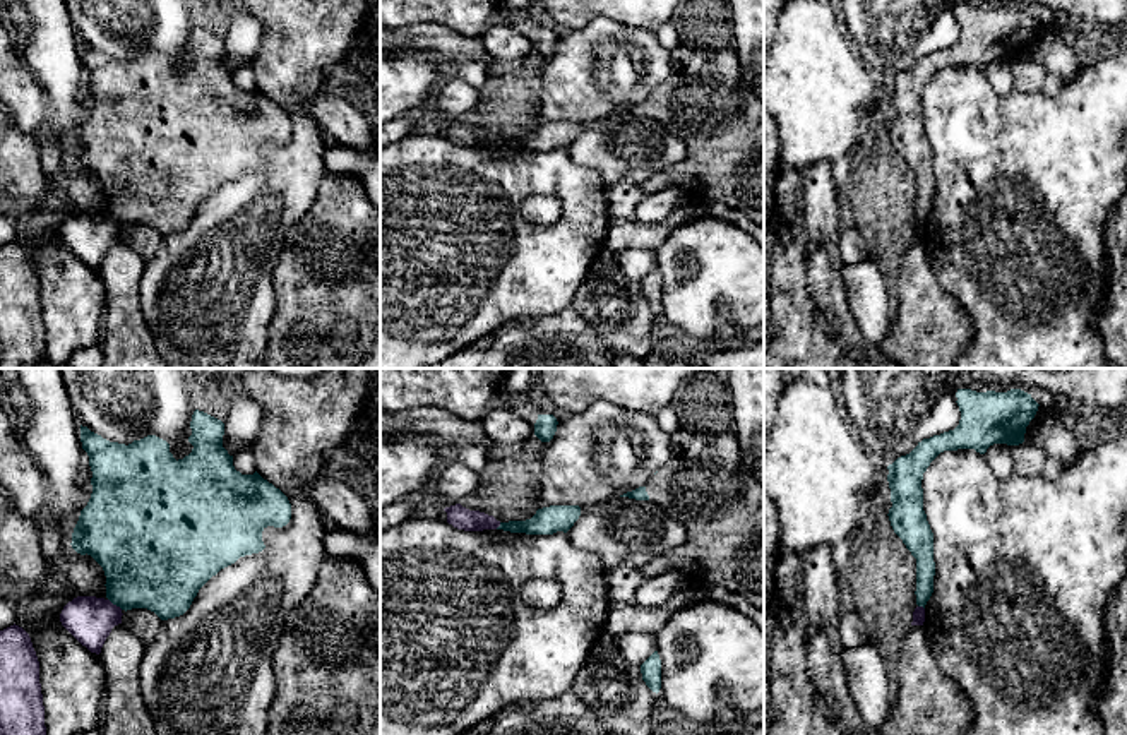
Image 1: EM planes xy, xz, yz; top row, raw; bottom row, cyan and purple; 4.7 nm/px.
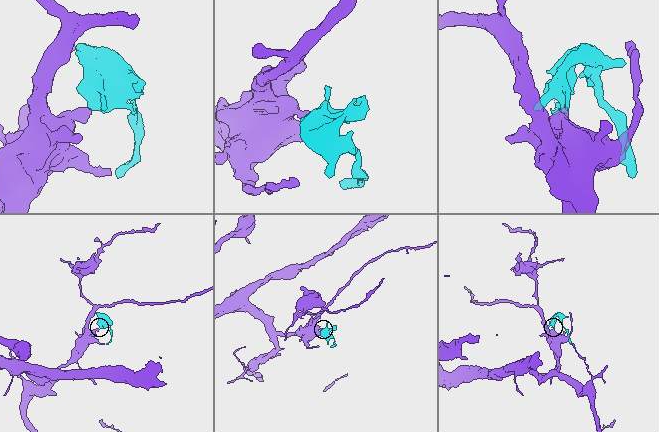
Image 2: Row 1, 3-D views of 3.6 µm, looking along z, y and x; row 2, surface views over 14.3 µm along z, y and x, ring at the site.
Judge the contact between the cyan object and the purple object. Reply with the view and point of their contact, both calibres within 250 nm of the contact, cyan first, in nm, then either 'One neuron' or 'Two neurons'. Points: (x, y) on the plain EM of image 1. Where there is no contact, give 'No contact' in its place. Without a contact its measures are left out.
Touches cyan at xy (115, 220). Thickness 440 nm (cyan) against 220 nm. Two neurons

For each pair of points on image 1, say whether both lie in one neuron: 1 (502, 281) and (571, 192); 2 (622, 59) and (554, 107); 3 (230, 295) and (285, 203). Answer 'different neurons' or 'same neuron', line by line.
1: same neuron
2: same neuron
3: same neuron

